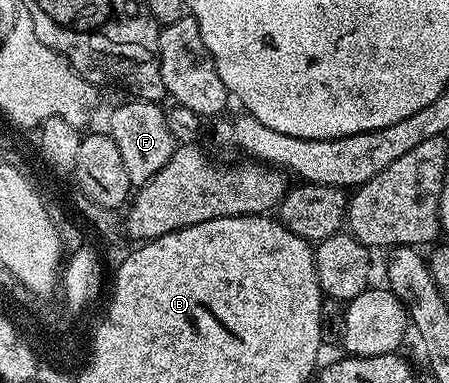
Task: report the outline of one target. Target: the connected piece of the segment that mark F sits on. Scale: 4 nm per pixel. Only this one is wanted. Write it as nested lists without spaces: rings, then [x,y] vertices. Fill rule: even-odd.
[[[126,100],[130,101],[111,111],[108,132],[116,147],[120,147],[120,159],[124,159],[124,168],[128,171],[131,186],[141,187],[150,182],[152,175],[156,175],[156,171],[160,171],[168,159],[172,159],[176,140],[170,130],[170,121],[159,102]]]

